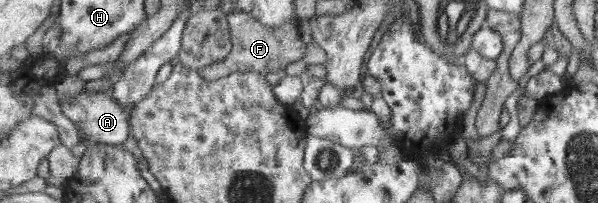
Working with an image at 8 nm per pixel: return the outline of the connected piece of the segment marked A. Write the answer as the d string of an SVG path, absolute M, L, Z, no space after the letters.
M83 92L79 96L66 96L60 100L64 115L69 117L74 125L83 131L85 139L105 145L122 145L129 140L129 120L132 117L131 107L124 107L115 97L113 92L102 93Z

